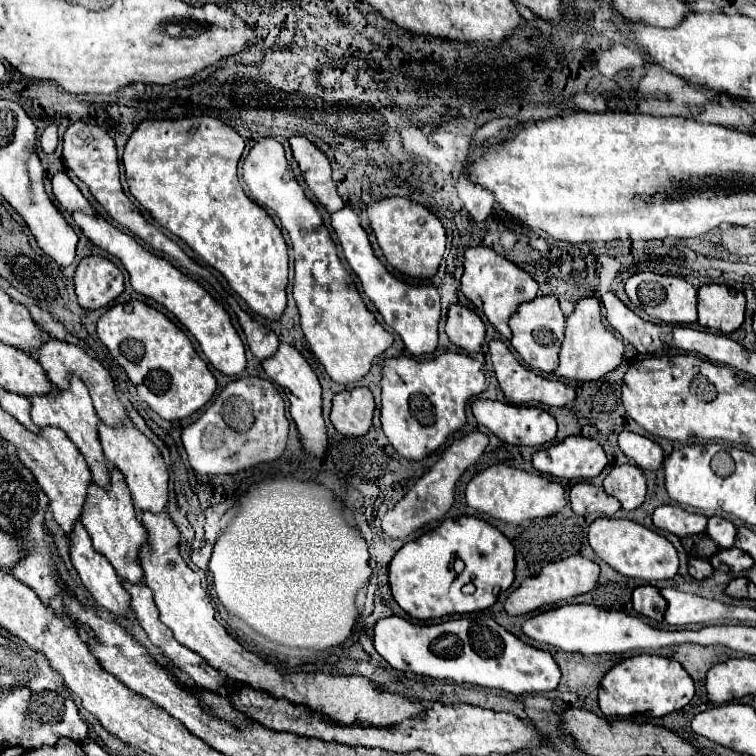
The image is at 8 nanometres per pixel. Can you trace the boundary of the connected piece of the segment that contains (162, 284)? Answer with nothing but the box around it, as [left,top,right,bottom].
[52,171,246,375]

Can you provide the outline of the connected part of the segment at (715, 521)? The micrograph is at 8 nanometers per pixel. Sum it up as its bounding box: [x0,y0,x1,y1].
[708,517,736,549]

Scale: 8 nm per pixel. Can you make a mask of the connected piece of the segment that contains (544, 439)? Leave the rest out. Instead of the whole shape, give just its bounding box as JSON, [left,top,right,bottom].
[472,401,556,445]

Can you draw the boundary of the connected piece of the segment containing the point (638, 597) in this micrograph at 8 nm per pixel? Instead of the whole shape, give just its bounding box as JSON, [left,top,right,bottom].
[632,585,664,621]

